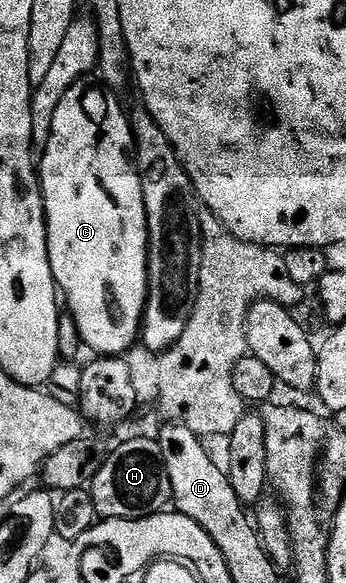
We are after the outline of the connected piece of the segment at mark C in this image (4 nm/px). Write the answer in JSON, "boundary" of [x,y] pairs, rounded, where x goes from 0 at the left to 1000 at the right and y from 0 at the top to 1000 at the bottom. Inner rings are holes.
{"boundary":[[[251,134],[228,137],[176,170],[162,196],[153,199],[150,228],[142,230],[139,249],[118,262],[107,293],[113,314],[124,326],[124,358],[136,362],[142,456],[153,463],[162,496],[188,516],[191,533],[214,545],[228,578],[249,595],[263,595],[286,611],[355,611],[405,581],[413,533],[425,523],[425,369],[419,367],[419,340],[413,338],[402,292],[390,286],[384,273],[390,233],[379,226],[370,194],[364,190],[355,194],[355,185],[327,160],[306,158],[292,146],[260,144],[257,139],[263,137]]]}

